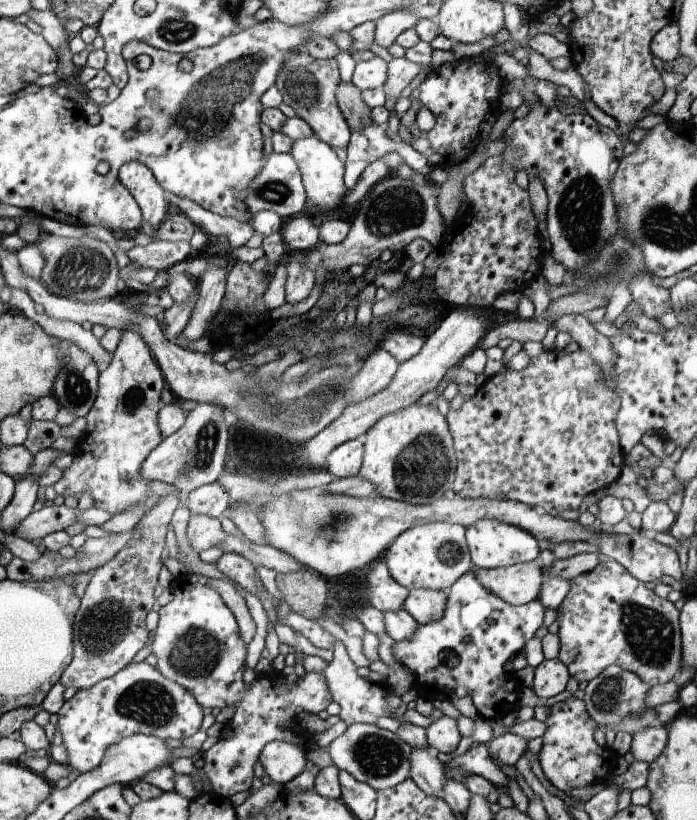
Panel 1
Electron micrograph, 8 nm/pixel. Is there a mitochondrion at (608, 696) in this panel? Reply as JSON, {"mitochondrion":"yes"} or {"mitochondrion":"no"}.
{"mitochondrion":"yes"}

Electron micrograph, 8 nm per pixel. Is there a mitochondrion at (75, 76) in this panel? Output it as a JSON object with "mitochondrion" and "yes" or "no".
{"mitochondrion":"no"}

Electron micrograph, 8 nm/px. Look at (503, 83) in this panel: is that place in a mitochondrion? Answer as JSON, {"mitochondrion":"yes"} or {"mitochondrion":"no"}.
{"mitochondrion":"no"}

